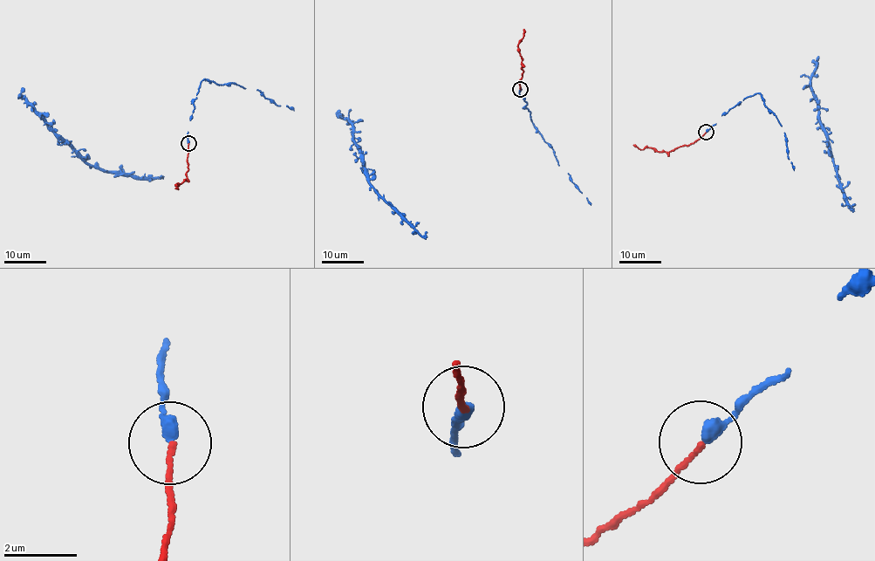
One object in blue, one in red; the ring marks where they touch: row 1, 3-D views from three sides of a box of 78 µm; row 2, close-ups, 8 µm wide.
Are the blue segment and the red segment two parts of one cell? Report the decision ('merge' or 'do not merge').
merge

